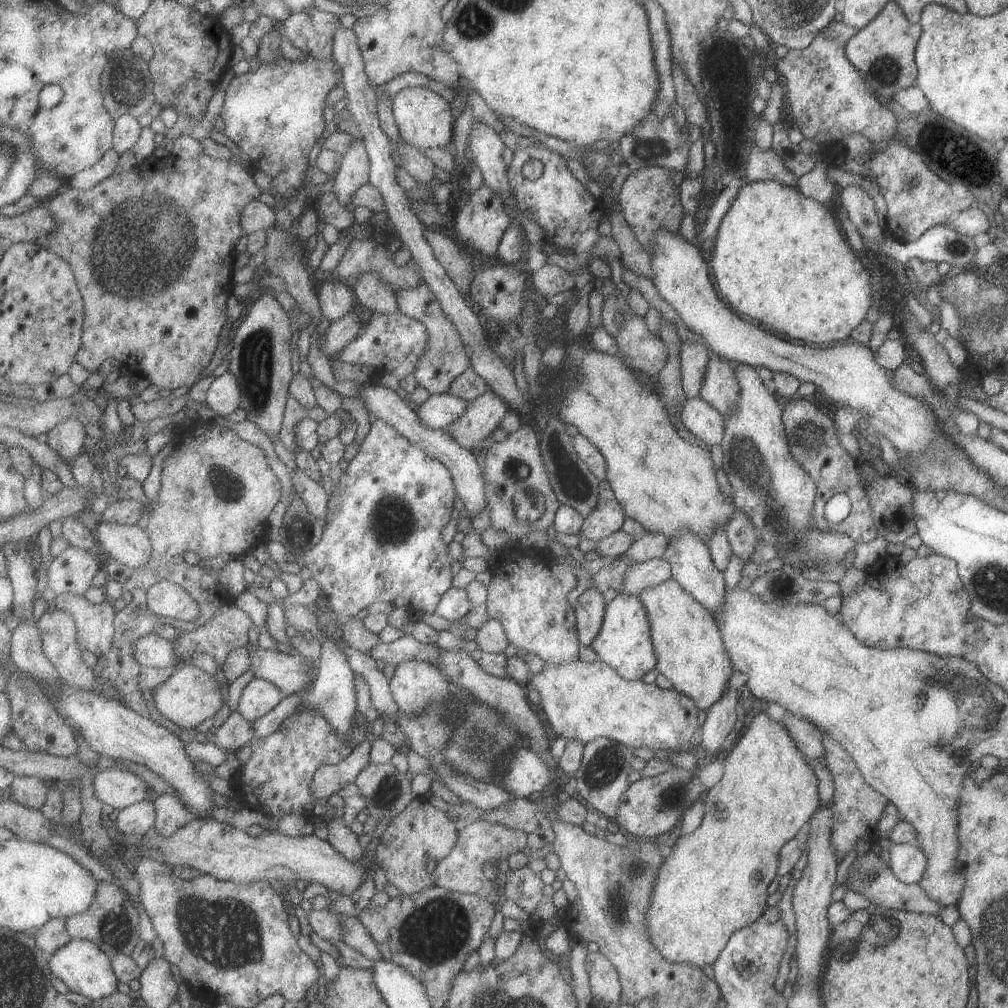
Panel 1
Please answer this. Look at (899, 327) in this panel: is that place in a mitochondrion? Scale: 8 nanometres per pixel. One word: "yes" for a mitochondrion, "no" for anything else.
no

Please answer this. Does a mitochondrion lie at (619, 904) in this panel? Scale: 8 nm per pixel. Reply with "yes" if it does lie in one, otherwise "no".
yes

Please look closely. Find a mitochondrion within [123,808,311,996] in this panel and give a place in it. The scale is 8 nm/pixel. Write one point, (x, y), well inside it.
(223, 935)

